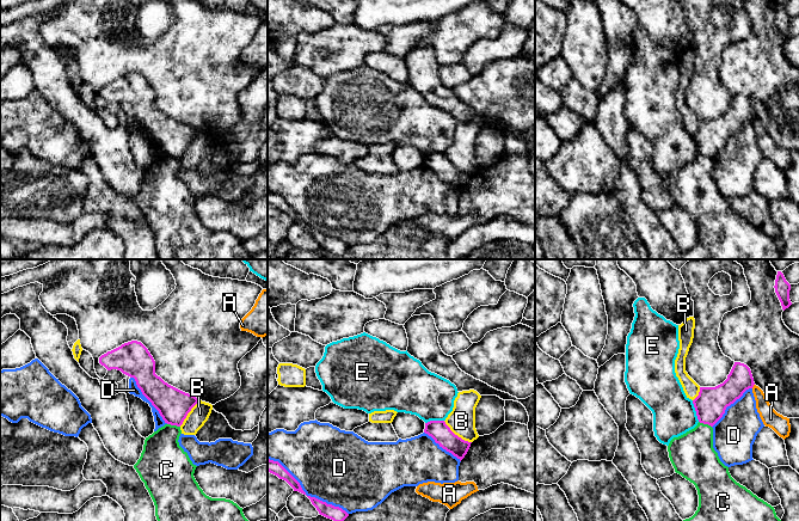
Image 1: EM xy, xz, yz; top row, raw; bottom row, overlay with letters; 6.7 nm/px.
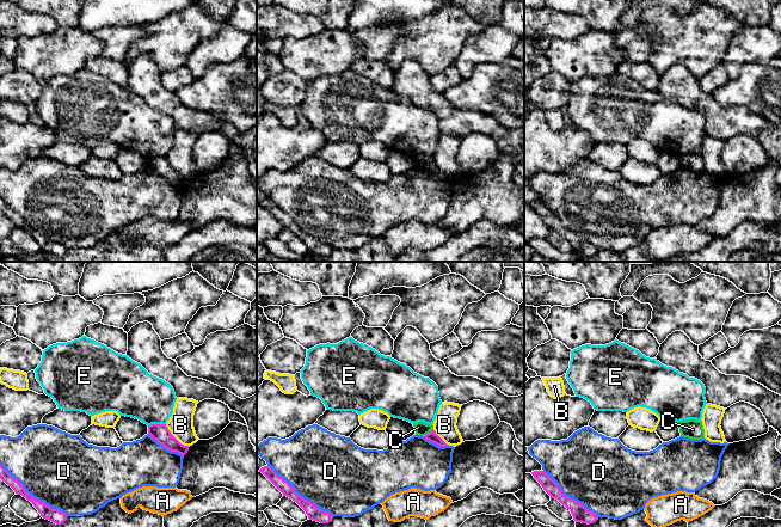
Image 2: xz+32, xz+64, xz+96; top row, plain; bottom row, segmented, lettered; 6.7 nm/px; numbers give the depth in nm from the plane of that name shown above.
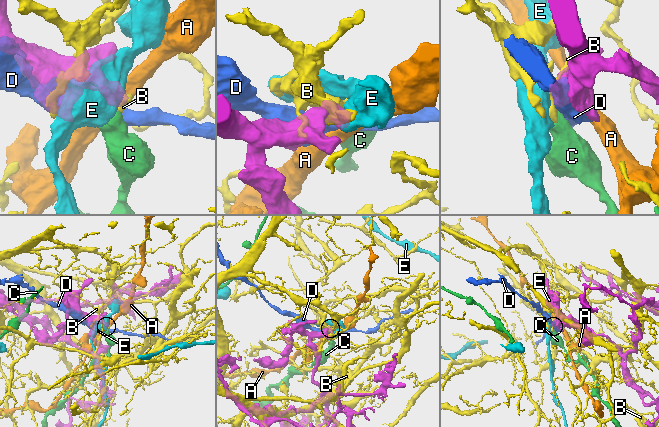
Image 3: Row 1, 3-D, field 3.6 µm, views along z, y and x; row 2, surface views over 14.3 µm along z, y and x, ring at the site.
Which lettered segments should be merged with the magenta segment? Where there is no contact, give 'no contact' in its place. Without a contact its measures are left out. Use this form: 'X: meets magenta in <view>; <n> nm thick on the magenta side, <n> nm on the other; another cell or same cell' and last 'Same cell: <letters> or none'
A: meets magenta in yz; 170 nm thick on the magenta side, 120 nm on the other; another cell
B: meets magenta in xz; 140 nm thick on the magenta side, 190 nm on the other; another cell
C: meets magenta in xy; 220 nm thick on the magenta side, 300 nm on the other; another cell
D: meets magenta in xz; 100 nm thick on the magenta side, 460 nm on the other; another cell
E: meets magenta in yz; 200 nm thick on the magenta side, 280 nm on the other; another cell
Same cell: none

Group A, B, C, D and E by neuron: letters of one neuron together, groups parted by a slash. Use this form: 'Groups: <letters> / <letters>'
Groups: A / B / C / D / E

